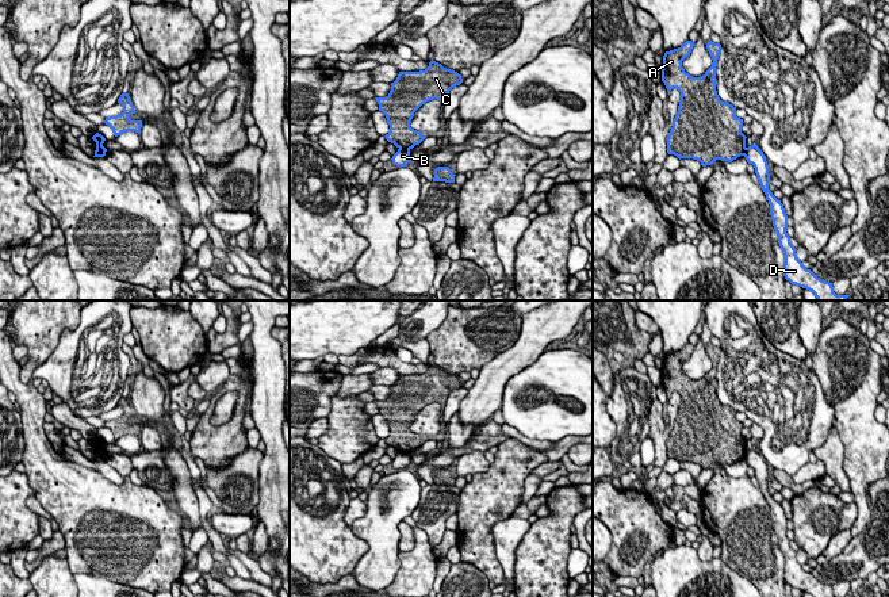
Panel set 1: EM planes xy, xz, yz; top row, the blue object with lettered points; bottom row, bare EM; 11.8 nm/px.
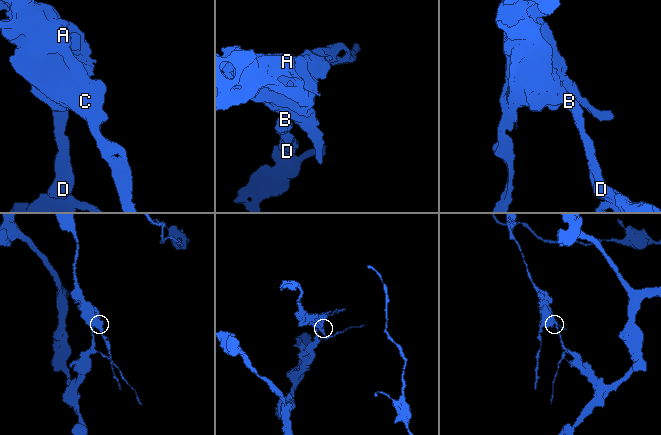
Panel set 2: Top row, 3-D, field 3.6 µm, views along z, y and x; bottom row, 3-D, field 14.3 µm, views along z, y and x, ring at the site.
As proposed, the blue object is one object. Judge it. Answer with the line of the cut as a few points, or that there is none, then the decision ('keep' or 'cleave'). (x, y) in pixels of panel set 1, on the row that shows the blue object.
cut in xz along (399, 148), (409, 150); cleave

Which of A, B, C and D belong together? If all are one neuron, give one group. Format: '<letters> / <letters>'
A C / B D

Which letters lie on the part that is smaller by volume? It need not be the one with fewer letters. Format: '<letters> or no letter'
A, C

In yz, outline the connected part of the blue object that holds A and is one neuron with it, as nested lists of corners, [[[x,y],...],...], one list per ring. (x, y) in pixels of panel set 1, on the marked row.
[[[686,41],[681,47],[666,51],[662,65],[662,81],[667,91],[677,88],[681,92],[678,112],[667,137],[667,153],[681,158],[693,158],[702,167],[716,160],[732,162],[744,154],[746,135],[742,133],[743,119],[736,116],[736,107],[723,102],[716,91],[716,66],[721,45],[709,41],[706,49],[713,60],[712,66],[701,77],[693,77],[682,68],[682,61],[690,56],[694,42]]]

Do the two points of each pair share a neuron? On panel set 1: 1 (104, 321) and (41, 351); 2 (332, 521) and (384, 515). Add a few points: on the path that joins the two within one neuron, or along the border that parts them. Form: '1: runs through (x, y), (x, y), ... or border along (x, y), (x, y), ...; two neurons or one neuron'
1: border along (79, 320), (37, 367); two neurons
2: border along (349, 527), (368, 546), (368, 550), (361, 557); two neurons

